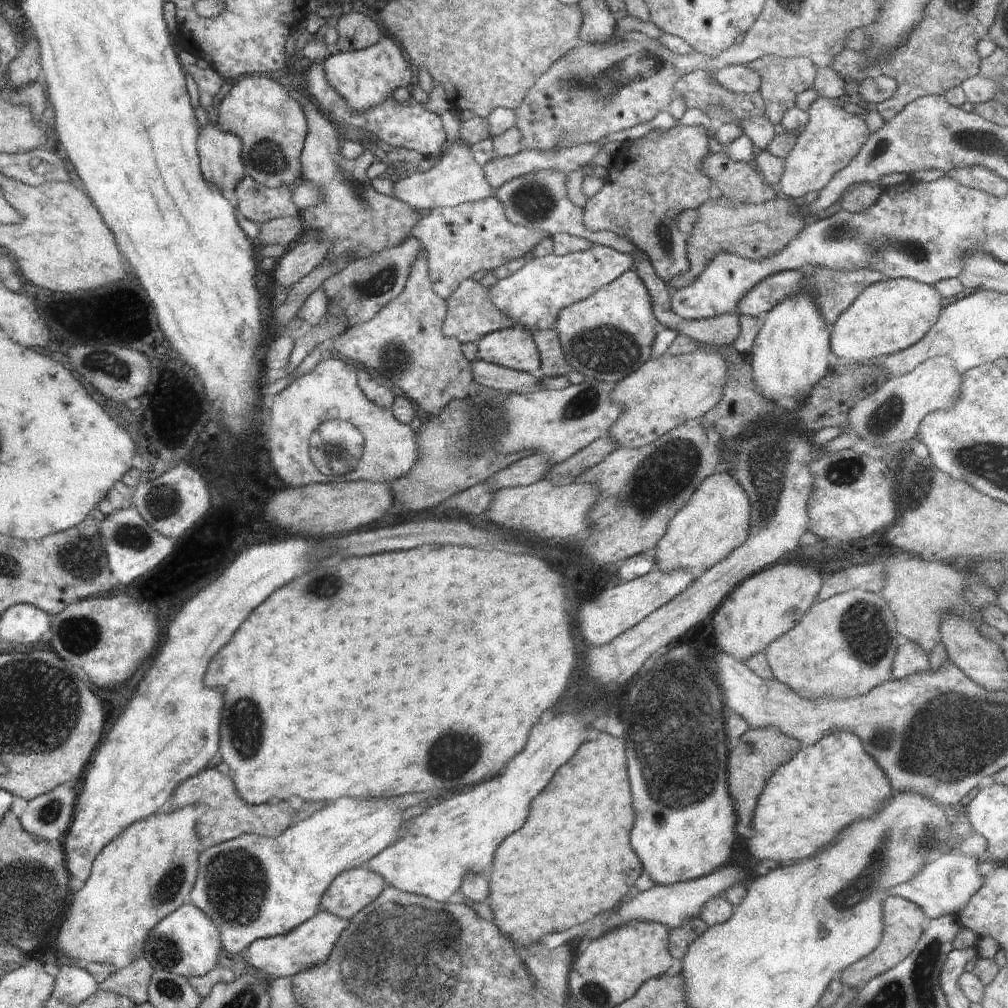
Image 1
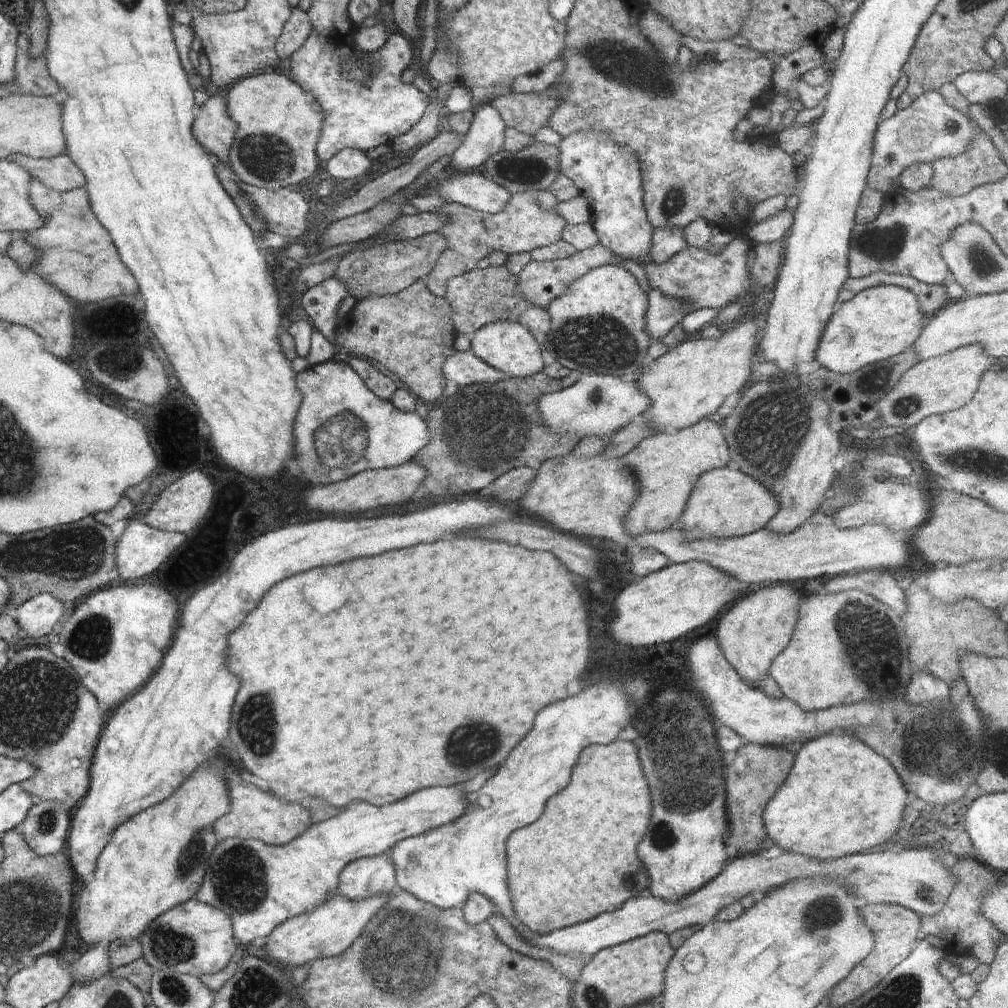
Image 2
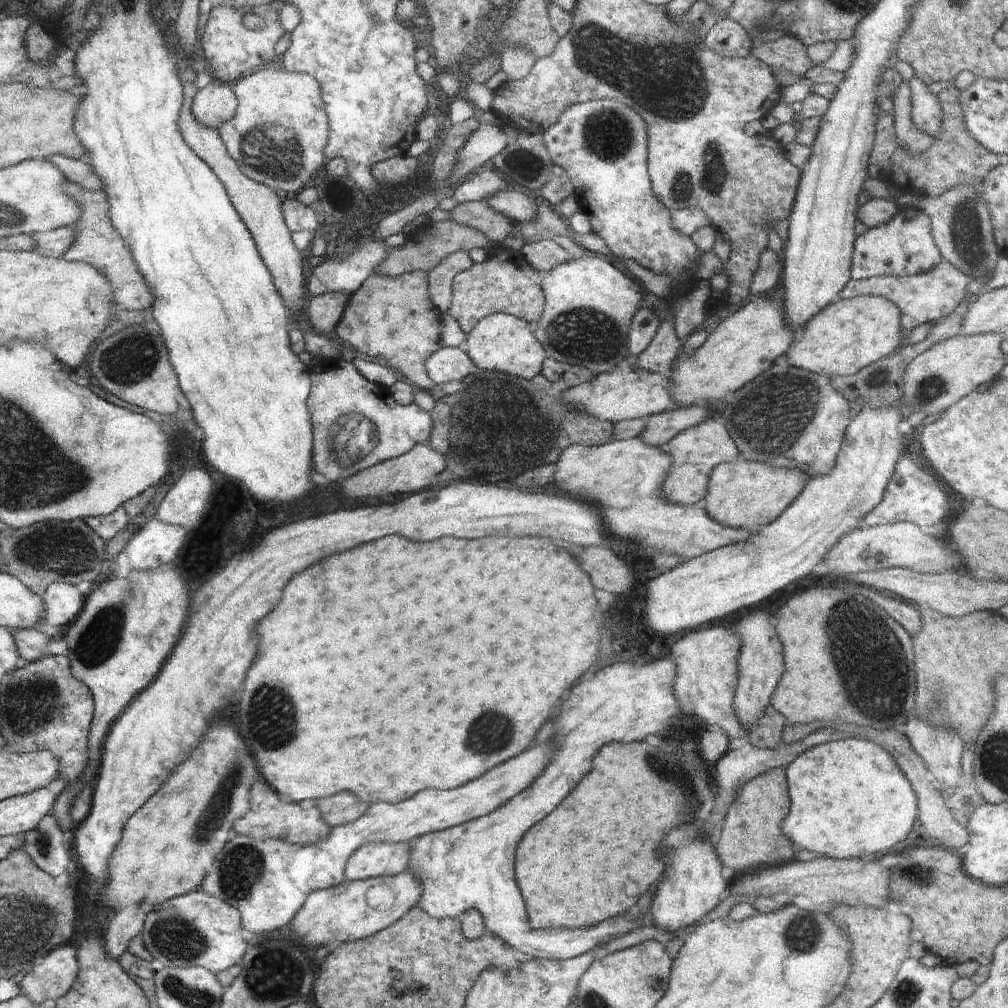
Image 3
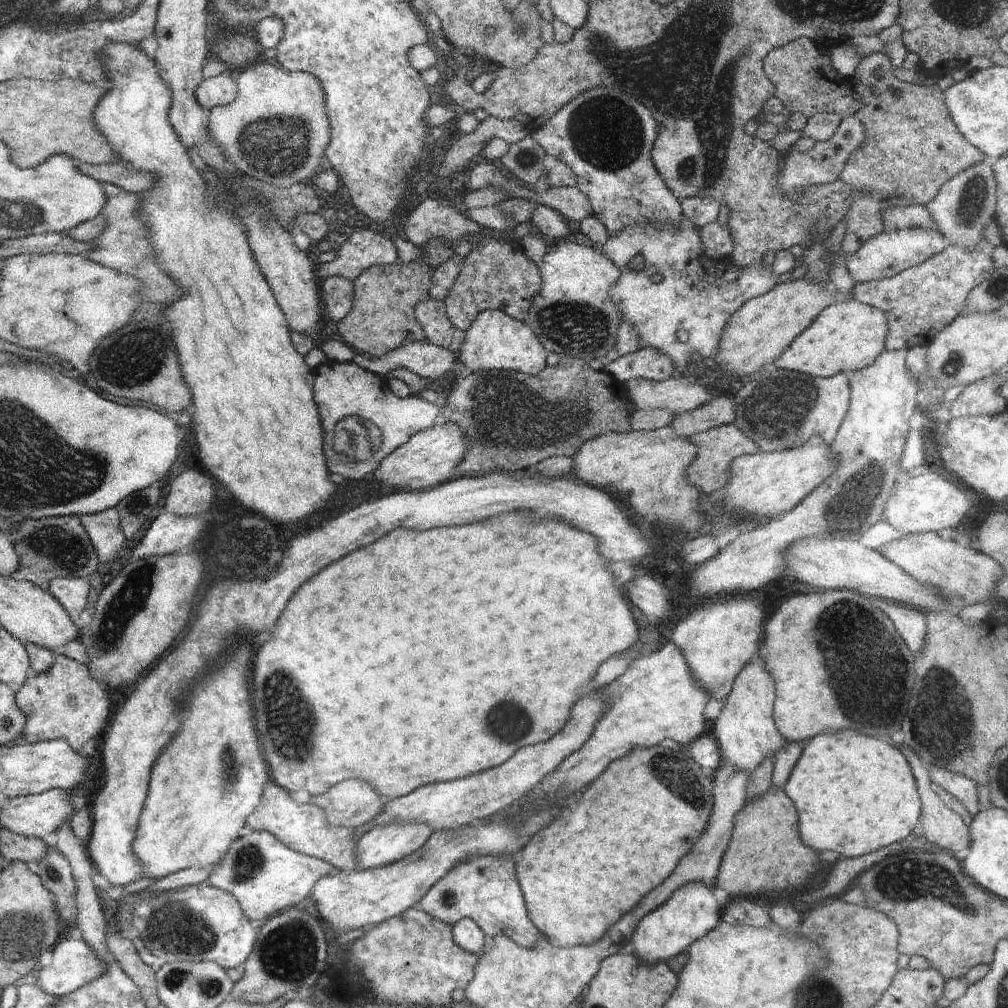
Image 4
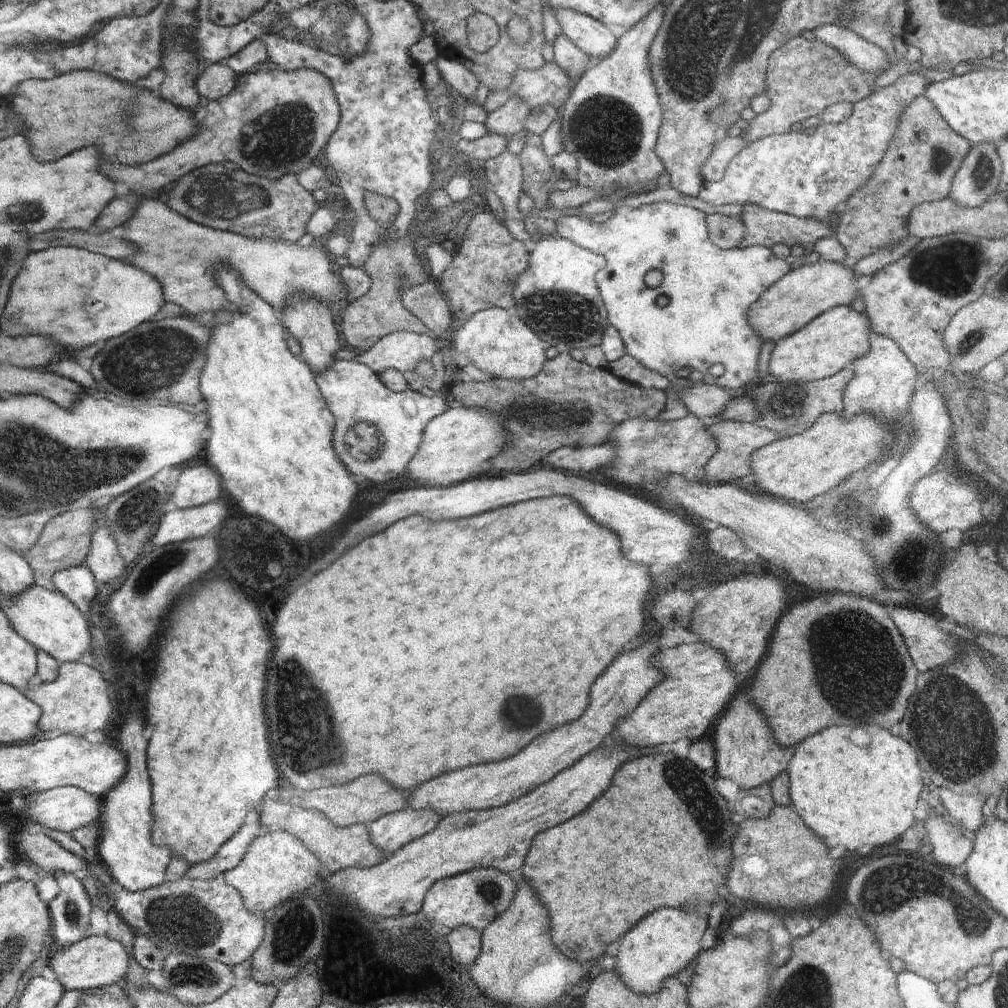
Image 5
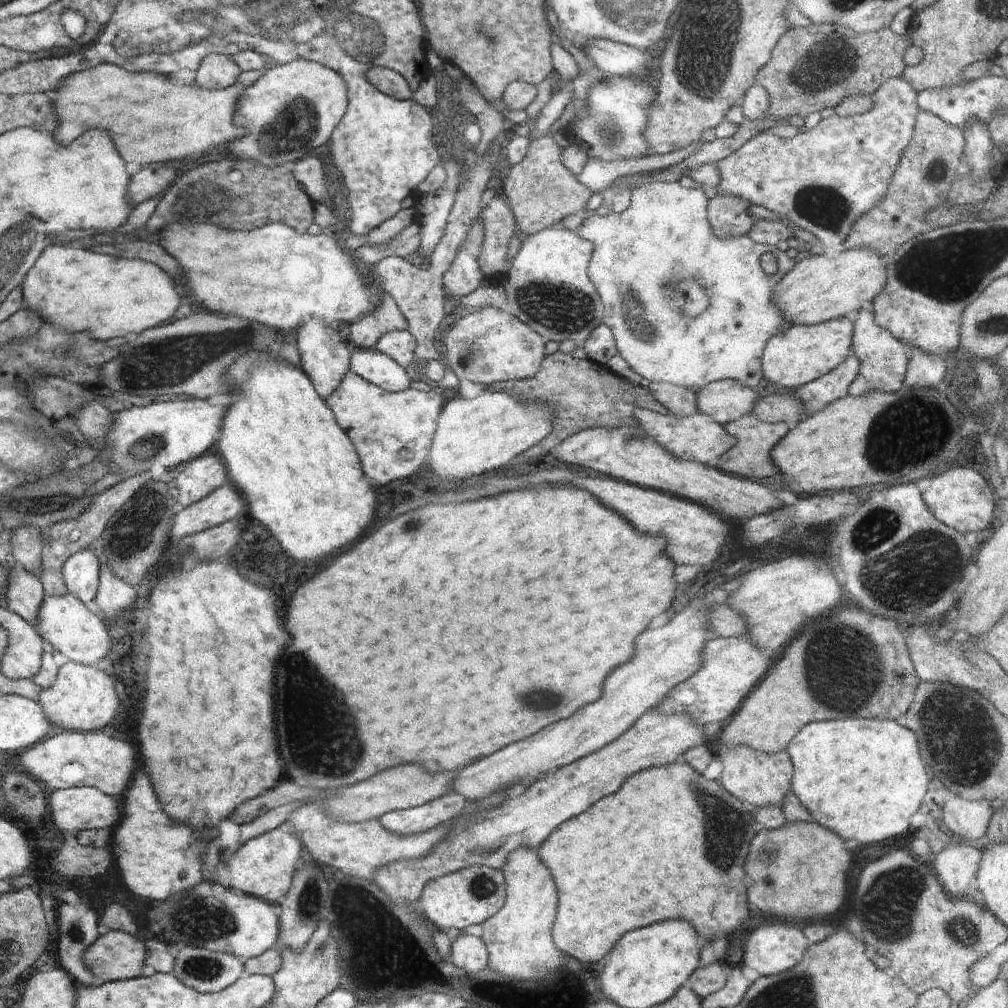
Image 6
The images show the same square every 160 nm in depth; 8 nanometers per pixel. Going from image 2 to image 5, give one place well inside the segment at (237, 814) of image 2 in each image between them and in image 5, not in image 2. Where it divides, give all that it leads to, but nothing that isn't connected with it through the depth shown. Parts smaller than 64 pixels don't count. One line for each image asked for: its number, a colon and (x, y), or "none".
3: (270, 817)
4: (302, 826)
5: (338, 848)

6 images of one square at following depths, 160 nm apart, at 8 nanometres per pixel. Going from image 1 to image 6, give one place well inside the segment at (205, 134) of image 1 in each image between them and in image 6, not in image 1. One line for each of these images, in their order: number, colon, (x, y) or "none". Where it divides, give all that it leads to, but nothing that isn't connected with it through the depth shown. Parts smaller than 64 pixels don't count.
2: (215, 130)
3: (215, 103)
4: (221, 90)
5: (218, 80)
6: (218, 71)

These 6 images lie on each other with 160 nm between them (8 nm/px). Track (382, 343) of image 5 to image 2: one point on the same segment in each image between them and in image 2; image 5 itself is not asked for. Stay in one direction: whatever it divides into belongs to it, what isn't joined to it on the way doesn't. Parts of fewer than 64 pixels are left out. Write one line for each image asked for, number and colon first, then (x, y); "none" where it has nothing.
2: (464, 368)
3: (447, 364)
4: (426, 360)

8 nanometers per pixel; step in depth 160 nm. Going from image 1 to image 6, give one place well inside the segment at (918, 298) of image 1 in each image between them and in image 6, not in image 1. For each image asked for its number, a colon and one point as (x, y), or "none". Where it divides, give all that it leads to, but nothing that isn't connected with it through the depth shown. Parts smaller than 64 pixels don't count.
2: (880, 322)
3: (849, 334)
4: (848, 336)
5: (834, 340)
6: (792, 358)

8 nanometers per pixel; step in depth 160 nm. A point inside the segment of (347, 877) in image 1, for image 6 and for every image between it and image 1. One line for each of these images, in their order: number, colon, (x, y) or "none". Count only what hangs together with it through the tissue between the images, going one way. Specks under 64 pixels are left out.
2: (369, 876)
3: (375, 859)
4: (383, 845)
5: (391, 832)
6: (414, 820)

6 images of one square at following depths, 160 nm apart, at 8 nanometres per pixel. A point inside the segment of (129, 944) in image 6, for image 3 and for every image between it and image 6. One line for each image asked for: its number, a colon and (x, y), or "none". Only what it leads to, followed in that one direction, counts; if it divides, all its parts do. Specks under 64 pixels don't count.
3: (53, 977)
4: (73, 964)
5: (95, 961)

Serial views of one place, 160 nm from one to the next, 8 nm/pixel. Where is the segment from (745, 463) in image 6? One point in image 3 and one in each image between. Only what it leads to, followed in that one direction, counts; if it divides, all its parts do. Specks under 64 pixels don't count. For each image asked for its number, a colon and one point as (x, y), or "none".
3: (695, 452)
4: (717, 448)
5: (736, 441)

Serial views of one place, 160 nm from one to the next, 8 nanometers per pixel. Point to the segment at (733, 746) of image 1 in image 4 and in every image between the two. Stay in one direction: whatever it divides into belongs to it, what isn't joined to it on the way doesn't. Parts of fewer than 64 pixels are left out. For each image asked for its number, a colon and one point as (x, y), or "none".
2: (753, 774)
3: (751, 837)
4: (765, 853)

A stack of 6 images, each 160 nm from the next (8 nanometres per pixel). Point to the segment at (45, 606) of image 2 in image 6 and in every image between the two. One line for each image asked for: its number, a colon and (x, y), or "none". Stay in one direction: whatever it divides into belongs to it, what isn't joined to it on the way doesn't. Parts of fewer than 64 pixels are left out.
3: (64, 603)
4: (72, 592)
5: (78, 584)
6: (82, 574)

